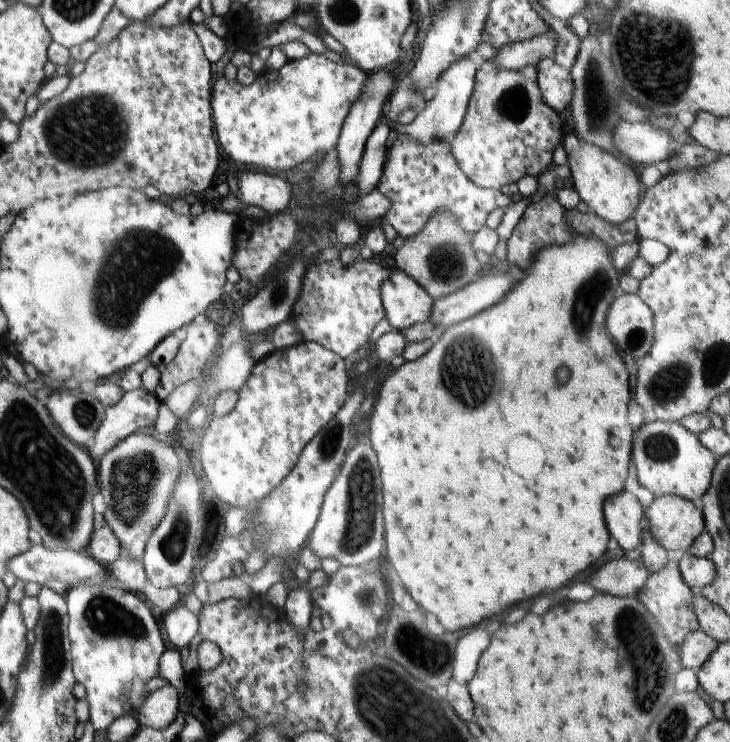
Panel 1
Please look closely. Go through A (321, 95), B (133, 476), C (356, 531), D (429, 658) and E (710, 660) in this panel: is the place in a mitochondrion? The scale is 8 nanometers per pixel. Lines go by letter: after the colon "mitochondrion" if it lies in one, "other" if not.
A: other
B: mitochondrion
C: mitochondrion
D: mitochondrion
E: other

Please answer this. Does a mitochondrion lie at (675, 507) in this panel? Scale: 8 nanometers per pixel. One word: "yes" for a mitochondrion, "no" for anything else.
no

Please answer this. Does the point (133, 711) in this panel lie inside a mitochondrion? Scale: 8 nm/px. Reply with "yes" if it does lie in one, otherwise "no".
no

